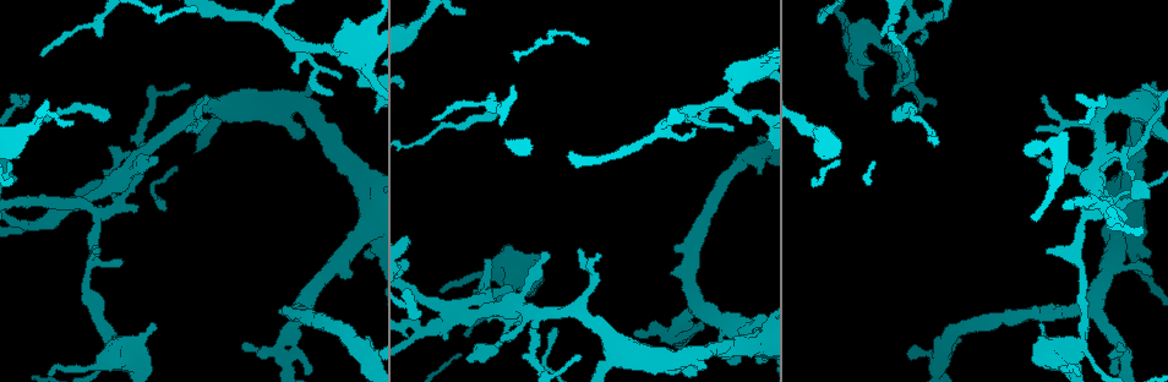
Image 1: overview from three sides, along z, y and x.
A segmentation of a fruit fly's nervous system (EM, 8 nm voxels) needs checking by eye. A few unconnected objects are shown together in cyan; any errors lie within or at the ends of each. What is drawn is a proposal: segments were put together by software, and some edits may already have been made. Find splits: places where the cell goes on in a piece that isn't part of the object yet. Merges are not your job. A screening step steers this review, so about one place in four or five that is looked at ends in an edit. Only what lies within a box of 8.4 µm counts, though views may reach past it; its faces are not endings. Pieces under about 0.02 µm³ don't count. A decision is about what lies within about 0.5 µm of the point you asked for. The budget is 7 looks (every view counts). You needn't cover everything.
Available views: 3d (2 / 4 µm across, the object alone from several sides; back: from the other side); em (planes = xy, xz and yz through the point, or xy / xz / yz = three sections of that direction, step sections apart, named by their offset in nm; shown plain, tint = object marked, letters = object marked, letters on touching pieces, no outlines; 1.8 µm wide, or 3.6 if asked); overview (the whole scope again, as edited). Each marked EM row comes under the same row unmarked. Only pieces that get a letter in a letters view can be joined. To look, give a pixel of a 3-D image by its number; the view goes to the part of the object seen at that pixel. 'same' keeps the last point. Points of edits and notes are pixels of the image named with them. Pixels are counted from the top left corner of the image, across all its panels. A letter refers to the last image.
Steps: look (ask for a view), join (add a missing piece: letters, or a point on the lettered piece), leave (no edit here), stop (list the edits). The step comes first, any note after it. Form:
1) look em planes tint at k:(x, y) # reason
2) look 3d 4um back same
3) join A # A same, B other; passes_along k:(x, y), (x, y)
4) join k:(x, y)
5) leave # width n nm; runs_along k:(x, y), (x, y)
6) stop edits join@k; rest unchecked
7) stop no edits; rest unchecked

look 3d 2um at 1:(486, 259) # tapers out

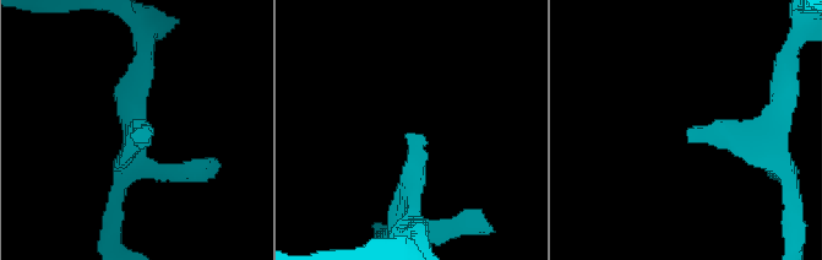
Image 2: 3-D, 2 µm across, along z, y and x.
look em planes letters at 2:(413, 135)

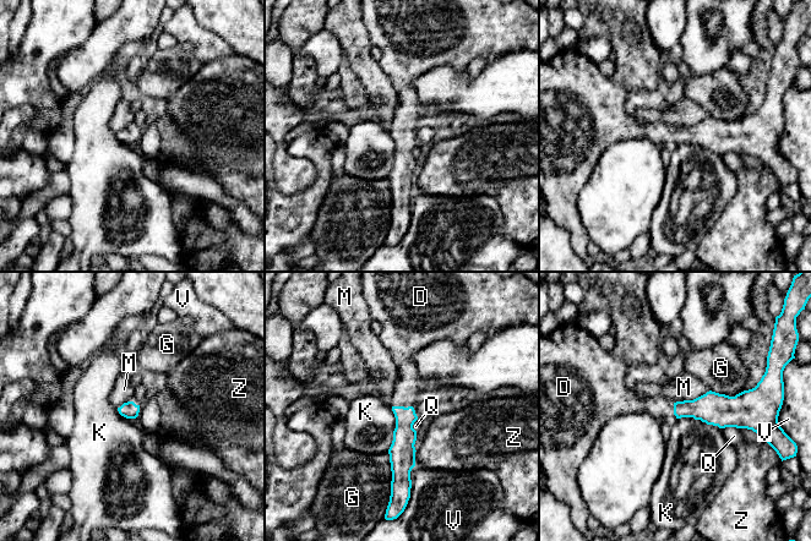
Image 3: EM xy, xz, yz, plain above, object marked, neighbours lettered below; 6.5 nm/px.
join D # longest_contact K 280 nm; D same, G other, K other, M other, Q other, V other, Z other; the cell continues

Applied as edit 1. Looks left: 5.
look em xy step 8 tint at 1:(133, 158) # calibre changes

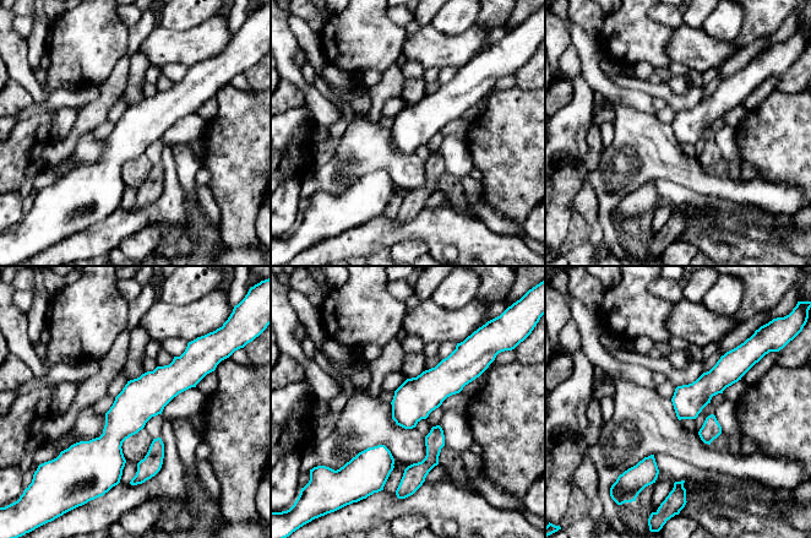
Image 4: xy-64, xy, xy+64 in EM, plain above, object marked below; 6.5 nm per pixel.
look em xy step 8 letters same

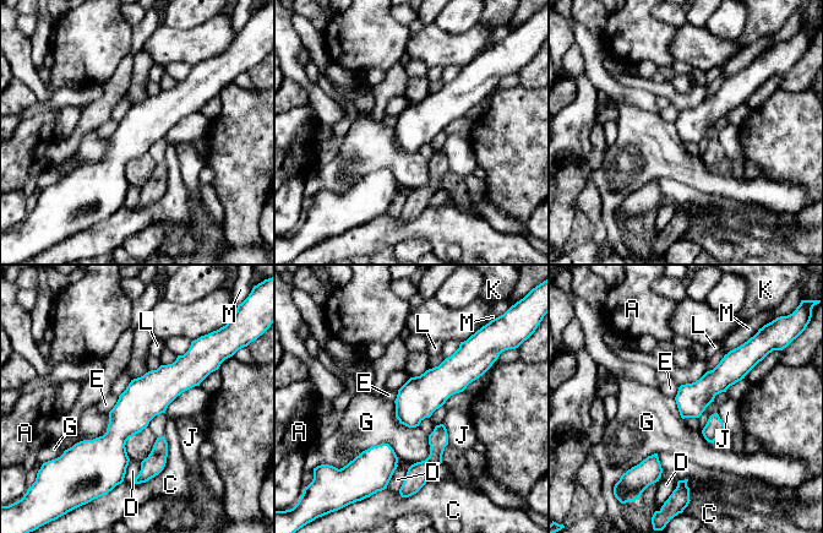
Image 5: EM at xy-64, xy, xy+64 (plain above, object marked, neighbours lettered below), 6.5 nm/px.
leave # A other, C other, D other, E other, G other, J other, K other, L other, M other; runs_along 5:(190, 353), (119, 430), (121, 473); no lettered piece goes on from it

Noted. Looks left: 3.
look em planes tint at 1:(343, 64) # branch stops here

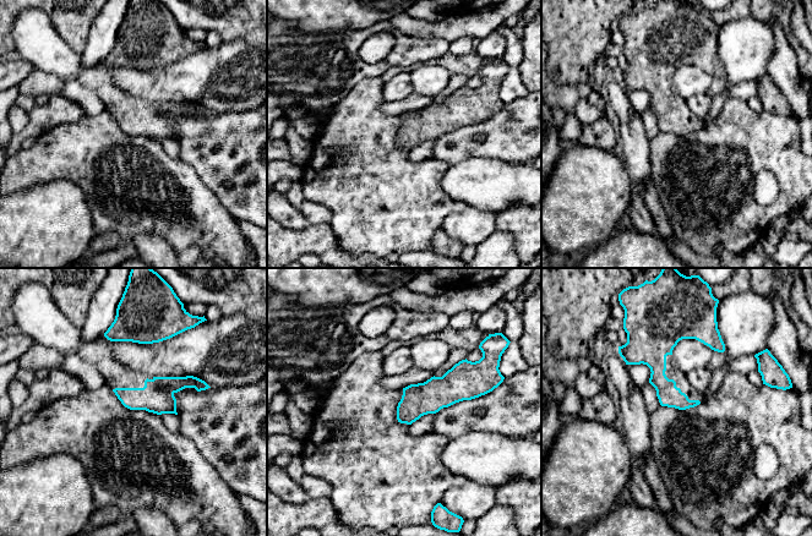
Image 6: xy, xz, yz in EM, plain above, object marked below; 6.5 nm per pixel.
look em planes letters same

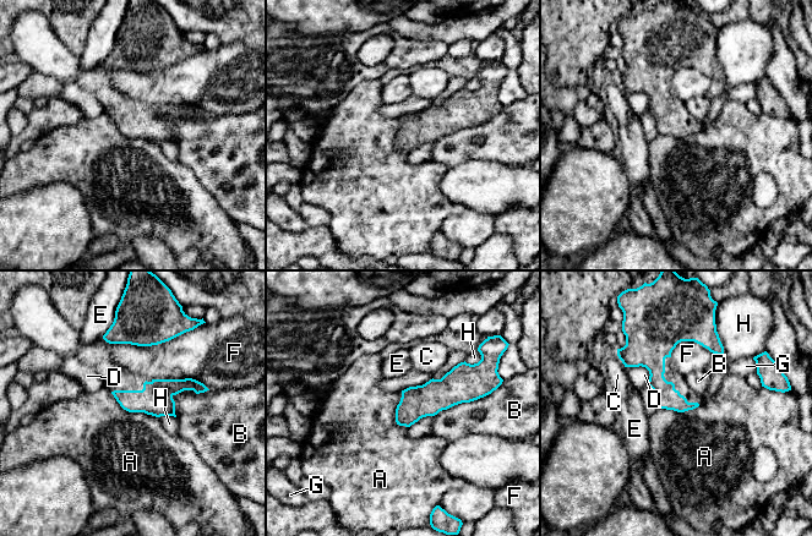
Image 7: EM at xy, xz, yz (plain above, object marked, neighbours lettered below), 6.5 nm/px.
leave # A other, B other, C other, D other, E other, F other, G other, H other; border 7:(110, 392), (124, 409), (158, 417); none of them fits

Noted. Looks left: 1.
stop edits join@3; rest unchecked

